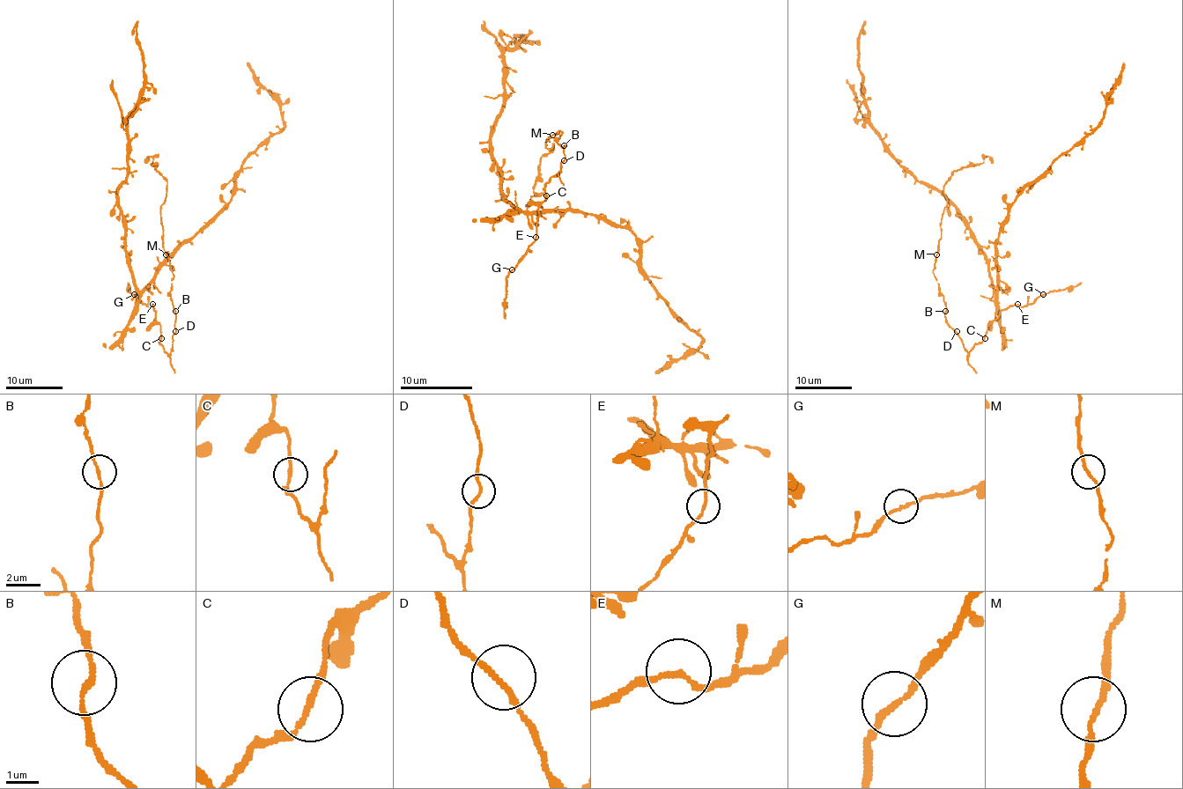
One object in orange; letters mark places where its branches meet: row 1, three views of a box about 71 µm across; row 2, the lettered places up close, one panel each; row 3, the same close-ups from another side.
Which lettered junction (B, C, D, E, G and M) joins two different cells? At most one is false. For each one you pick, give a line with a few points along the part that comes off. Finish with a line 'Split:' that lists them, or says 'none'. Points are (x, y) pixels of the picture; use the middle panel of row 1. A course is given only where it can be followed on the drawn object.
Split: none

